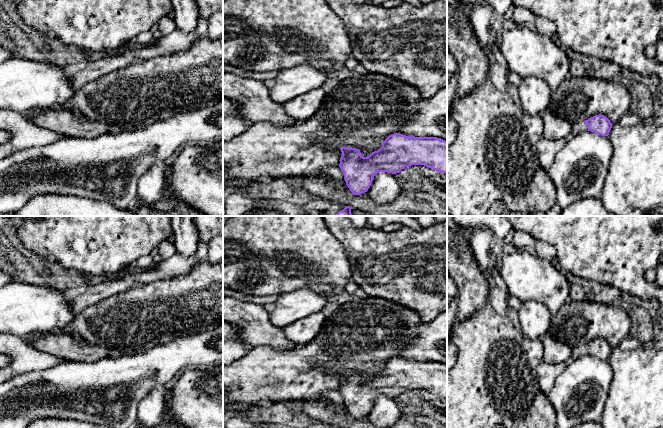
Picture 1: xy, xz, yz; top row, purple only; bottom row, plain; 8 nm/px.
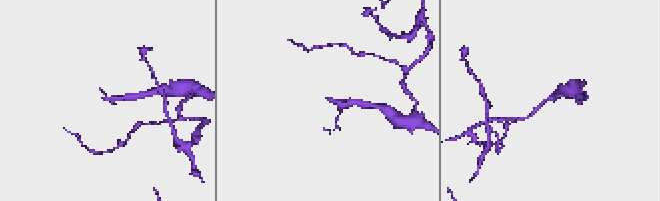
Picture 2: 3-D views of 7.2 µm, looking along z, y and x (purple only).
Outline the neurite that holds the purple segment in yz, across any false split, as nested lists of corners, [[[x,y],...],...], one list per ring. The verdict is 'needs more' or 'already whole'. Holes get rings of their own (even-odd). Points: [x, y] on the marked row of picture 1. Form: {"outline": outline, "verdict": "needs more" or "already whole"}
{"outline": [[[595,115],[584,122],[576,122],[572,124],[572,133],[571,136],[575,136],[583,131],[595,132],[601,136],[608,136],[612,128],[612,123],[604,115]]], "verdict": "needs more"}

